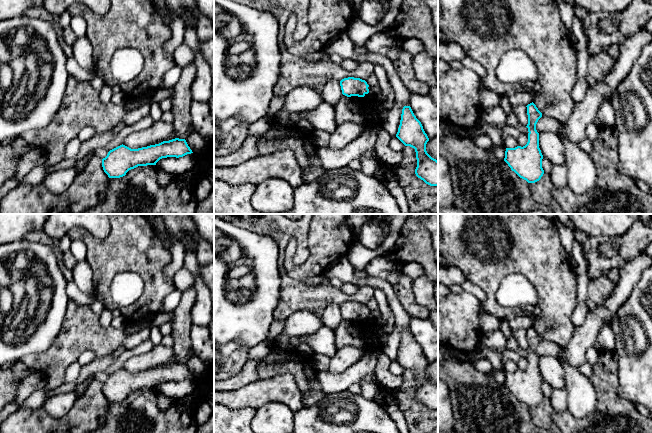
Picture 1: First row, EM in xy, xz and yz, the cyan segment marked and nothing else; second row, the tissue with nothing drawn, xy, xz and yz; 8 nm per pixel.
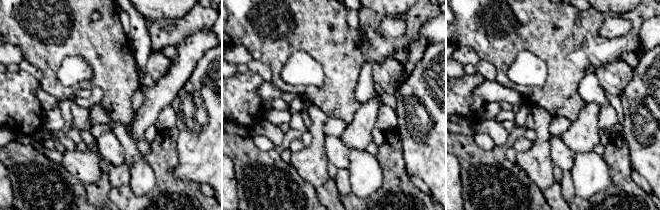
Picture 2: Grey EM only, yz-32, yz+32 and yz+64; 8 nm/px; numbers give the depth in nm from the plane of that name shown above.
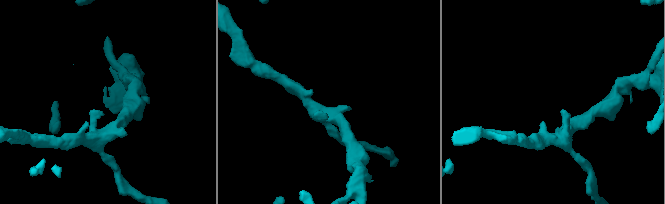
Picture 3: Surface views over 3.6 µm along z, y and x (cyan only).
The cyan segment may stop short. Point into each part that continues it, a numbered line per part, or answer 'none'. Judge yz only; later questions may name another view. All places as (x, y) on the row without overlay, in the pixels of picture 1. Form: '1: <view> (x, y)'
none

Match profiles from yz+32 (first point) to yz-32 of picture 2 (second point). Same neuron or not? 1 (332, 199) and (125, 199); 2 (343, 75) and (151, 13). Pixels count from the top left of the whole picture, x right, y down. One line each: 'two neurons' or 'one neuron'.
1: two neurons
2: two neurons

